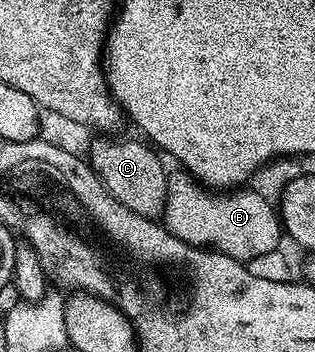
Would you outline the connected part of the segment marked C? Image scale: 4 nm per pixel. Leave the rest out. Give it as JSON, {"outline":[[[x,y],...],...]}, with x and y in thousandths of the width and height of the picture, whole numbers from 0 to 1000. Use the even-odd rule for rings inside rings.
{"outline":[[[343,384],[305,389],[286,418],[286,446],[279,443],[289,480],[375,574],[451,616],[498,619],[524,602],[540,506],[508,457],[511,443],[448,398],[438,403],[368,392]]]}

